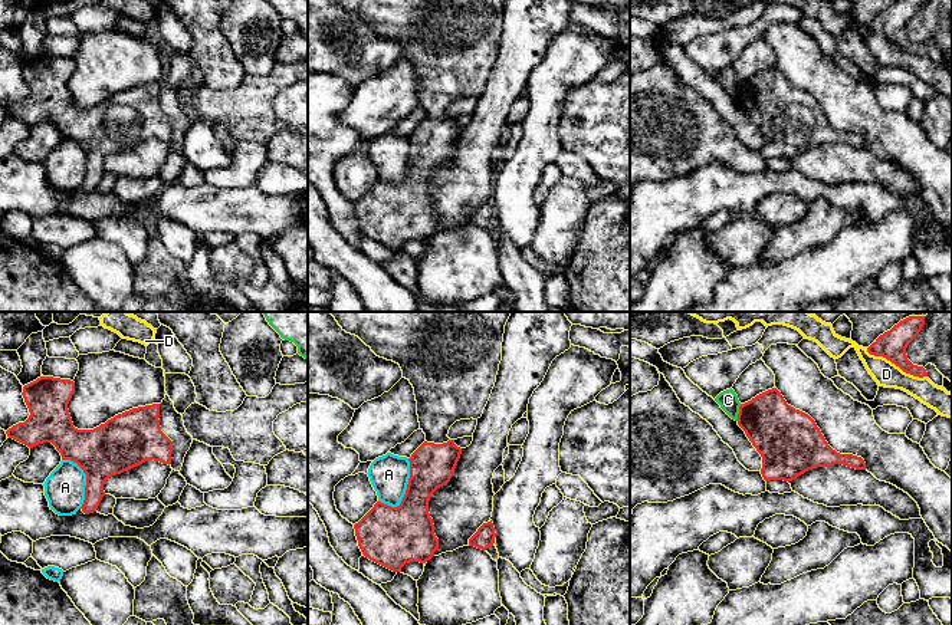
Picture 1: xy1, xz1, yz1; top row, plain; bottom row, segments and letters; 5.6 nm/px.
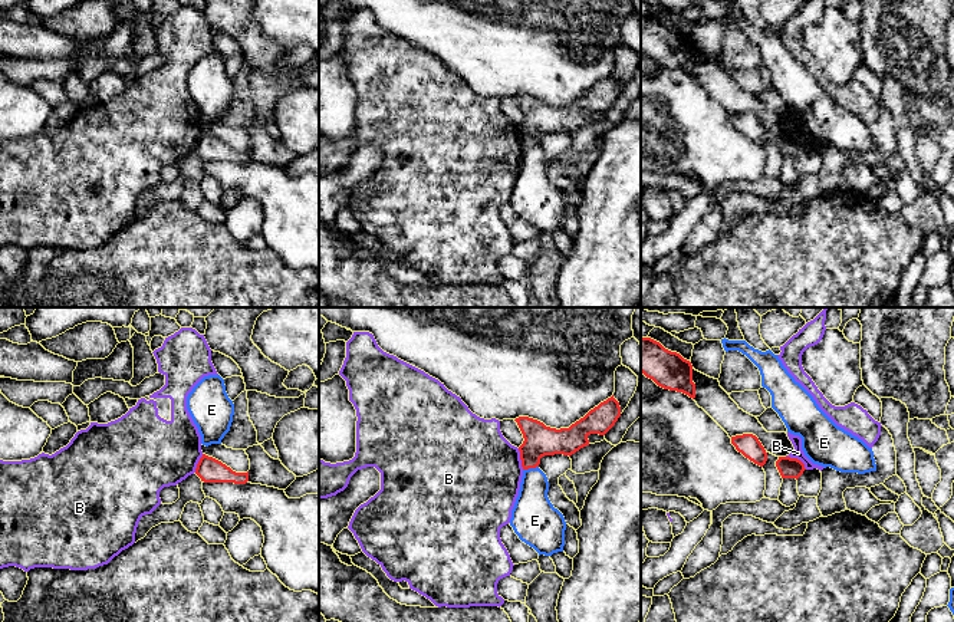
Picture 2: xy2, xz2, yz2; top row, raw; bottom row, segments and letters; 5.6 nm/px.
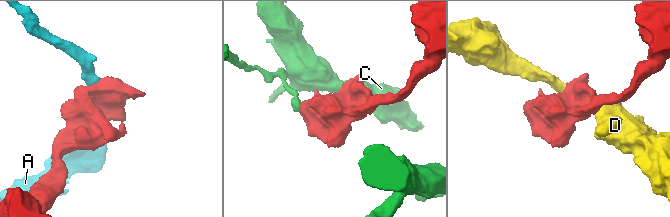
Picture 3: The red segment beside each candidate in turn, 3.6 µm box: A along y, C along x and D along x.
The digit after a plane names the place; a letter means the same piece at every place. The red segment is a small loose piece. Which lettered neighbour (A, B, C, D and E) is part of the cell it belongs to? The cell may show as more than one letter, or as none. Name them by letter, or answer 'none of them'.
none of them

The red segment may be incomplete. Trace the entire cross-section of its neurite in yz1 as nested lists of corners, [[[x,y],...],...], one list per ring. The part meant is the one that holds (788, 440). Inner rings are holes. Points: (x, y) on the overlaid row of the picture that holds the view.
[[[660,374],[659,385],[630,398],[630,522],[633,509],[644,501],[667,503],[689,496],[709,484],[722,484],[739,494],[758,496],[771,480],[792,481],[808,470],[843,464],[866,470],[861,457],[833,450],[805,412],[788,405],[777,388],[741,404],[738,425],[762,457],[759,471],[746,470],[733,450],[722,441],[713,427],[680,402]]]

